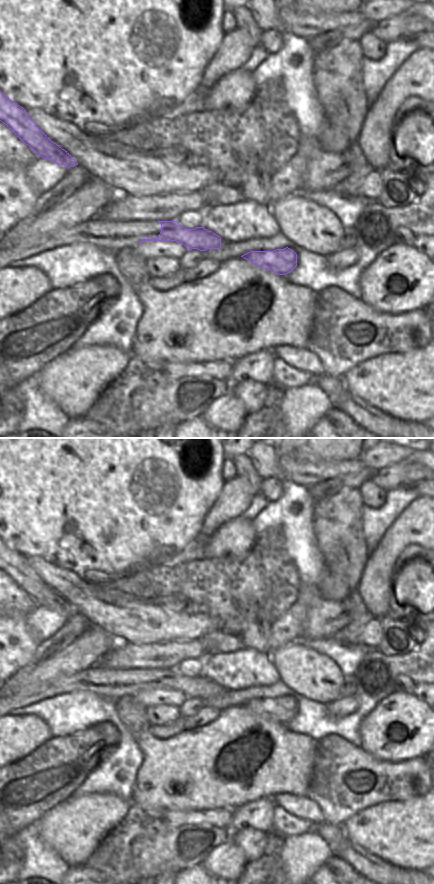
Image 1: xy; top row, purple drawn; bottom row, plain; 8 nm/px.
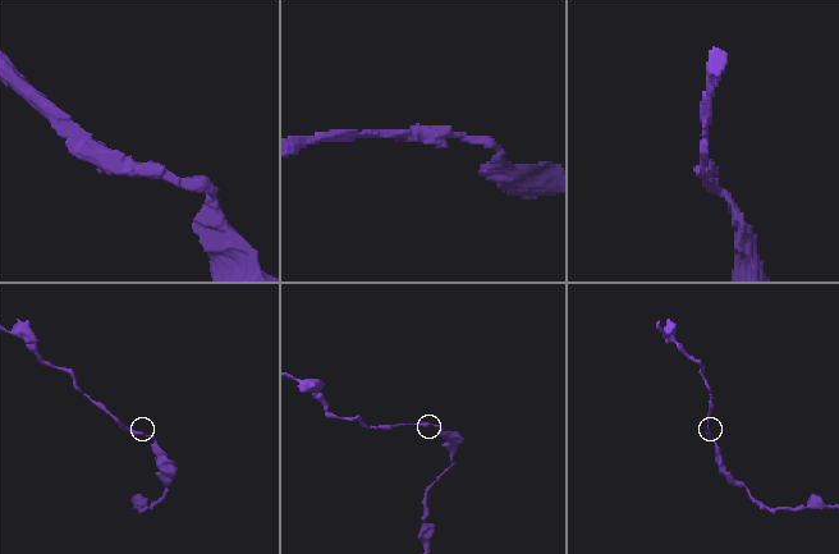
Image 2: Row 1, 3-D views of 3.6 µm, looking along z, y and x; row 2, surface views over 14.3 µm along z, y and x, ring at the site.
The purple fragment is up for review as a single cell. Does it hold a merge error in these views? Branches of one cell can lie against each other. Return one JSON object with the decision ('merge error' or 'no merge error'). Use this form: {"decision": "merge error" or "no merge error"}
{"decision": "no merge error"}

